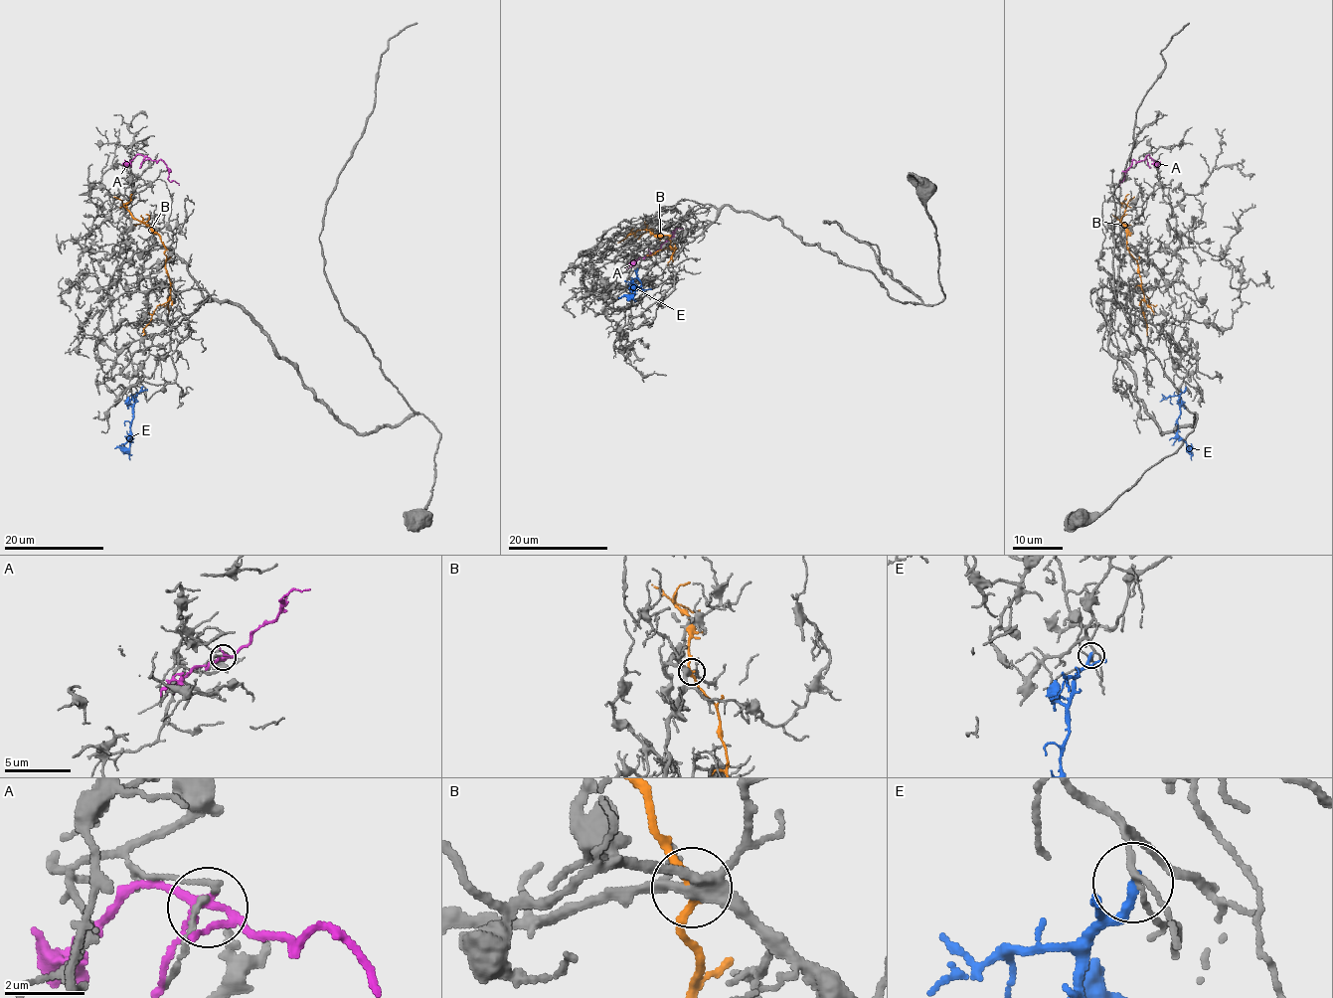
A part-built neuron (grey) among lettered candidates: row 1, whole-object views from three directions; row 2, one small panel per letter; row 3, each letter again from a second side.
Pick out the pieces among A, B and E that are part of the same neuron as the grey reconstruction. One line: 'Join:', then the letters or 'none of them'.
Join: none of them

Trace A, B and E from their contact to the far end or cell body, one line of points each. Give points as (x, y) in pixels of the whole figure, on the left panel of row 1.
A: (146, 157), (156, 162), (162, 160), (168, 169), (168, 179), (179, 185)
B: (166, 248), (169, 298), (157, 307), (143, 335)
E: (142, 387), (136, 396), (129, 445), (114, 448)

